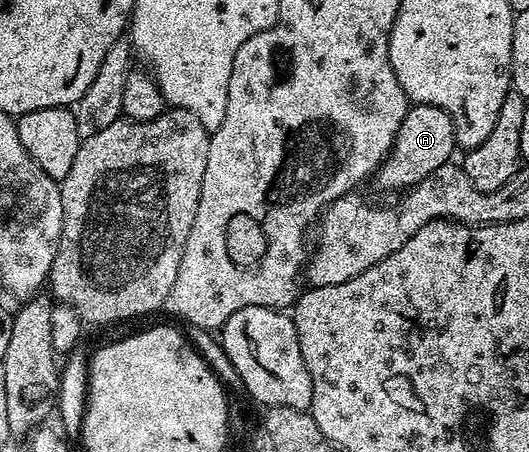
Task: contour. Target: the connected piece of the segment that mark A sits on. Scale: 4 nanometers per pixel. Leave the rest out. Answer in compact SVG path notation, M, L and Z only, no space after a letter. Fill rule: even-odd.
M412 103L405 114L405 122L401 122L401 130L395 135L390 156L375 172L373 184L383 192L402 193L429 178L437 166L448 163L454 157L451 156L454 152L457 152L457 145L449 114L437 106Z

